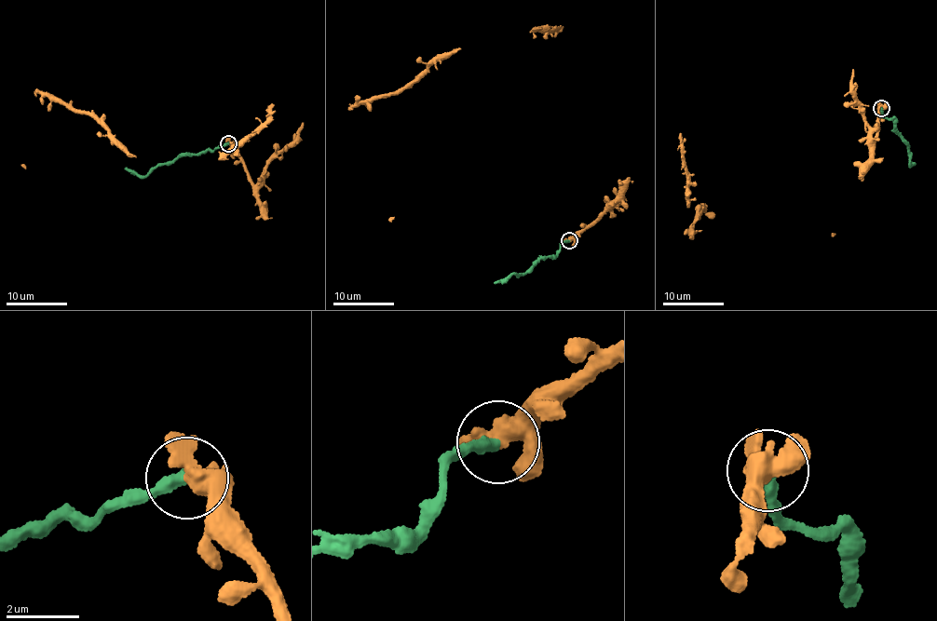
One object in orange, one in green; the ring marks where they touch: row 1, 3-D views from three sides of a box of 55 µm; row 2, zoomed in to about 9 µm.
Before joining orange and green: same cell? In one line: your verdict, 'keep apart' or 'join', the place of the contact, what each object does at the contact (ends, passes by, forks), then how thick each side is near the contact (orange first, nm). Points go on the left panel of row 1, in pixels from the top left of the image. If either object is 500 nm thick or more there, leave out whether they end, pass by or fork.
keep apart; at (228, 143); orange forks there; green ends there; 360 nm thick on the orange side, 320 nm on the other

